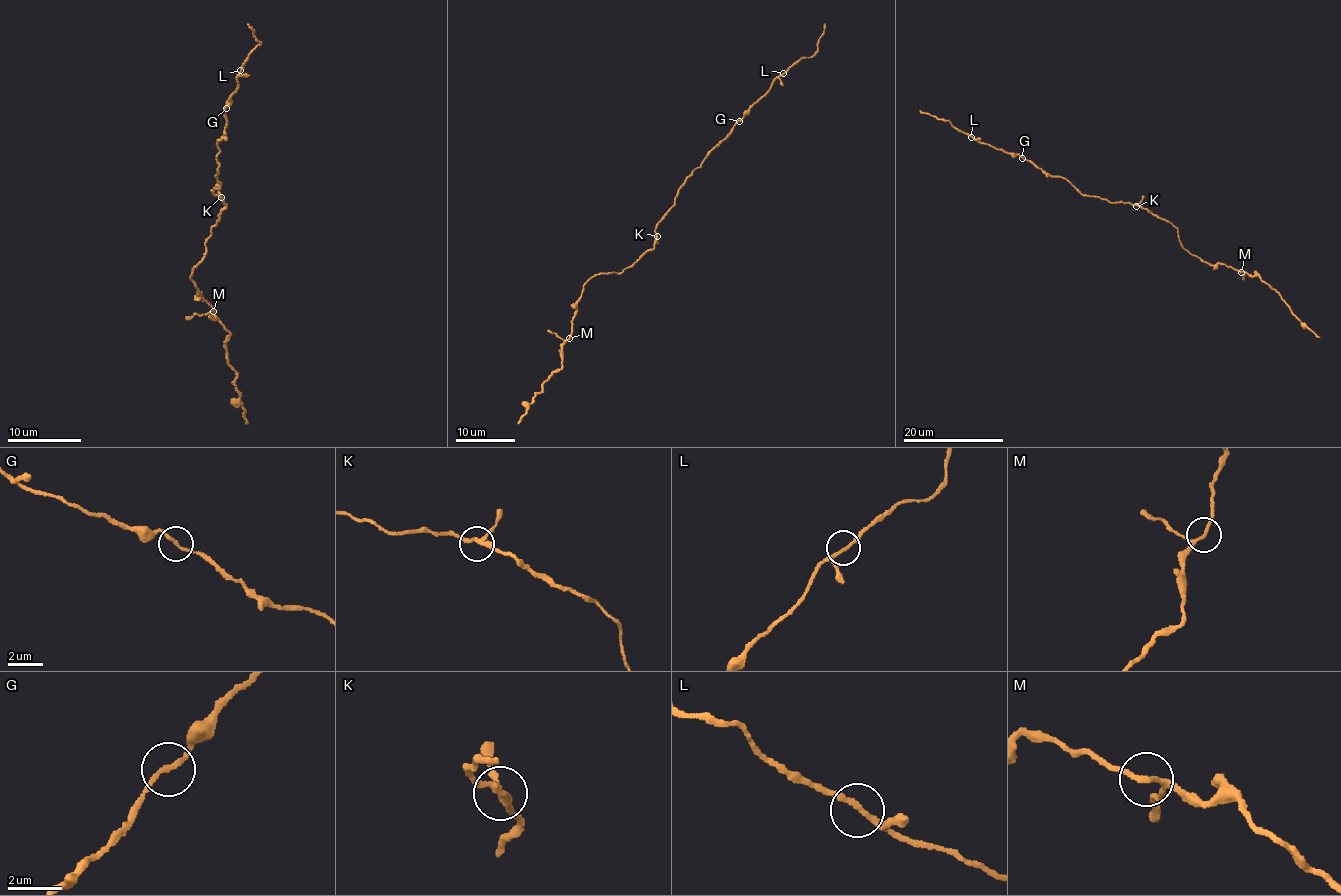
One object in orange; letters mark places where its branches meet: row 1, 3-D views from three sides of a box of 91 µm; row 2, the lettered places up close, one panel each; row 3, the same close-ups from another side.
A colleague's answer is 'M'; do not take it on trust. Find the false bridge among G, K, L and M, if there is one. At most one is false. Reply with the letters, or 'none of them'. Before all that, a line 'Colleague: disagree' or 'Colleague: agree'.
Colleague: agree
M

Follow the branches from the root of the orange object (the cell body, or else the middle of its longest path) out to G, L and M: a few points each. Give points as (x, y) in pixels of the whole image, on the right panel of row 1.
G: (1137, 205), (1087, 196), (1064, 178), (1052, 177), (1022, 158)
L: (1137, 205), (1087, 196), (1064, 178), (1052, 177), (1017, 154), (1003, 152), (971, 137)
M: (1137, 205), (1176, 228), (1182, 246), (1194, 256), (1213, 265), (1224, 263), (1241, 271)

